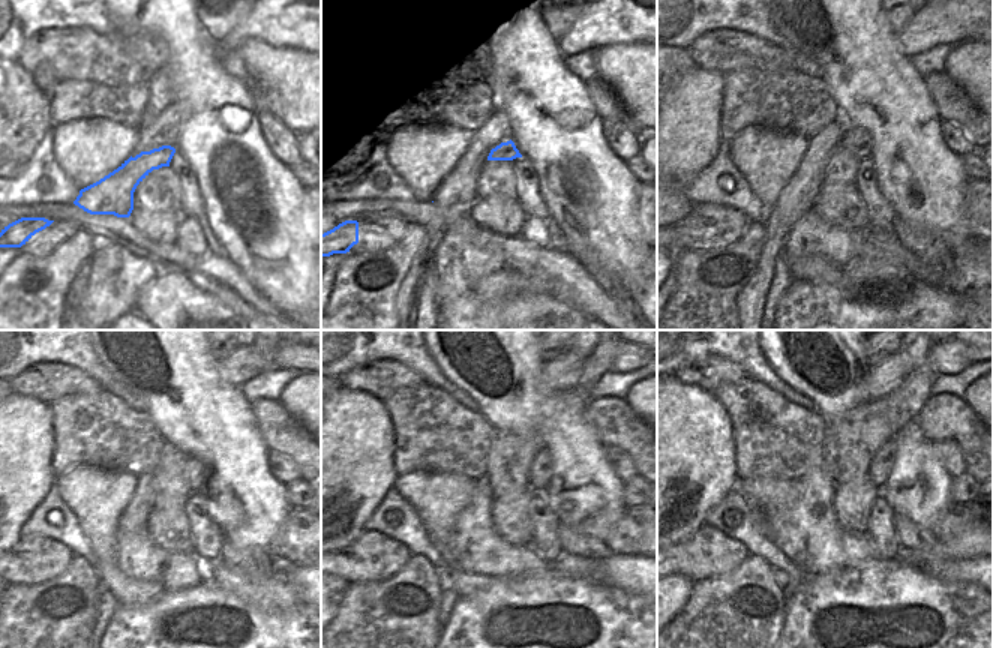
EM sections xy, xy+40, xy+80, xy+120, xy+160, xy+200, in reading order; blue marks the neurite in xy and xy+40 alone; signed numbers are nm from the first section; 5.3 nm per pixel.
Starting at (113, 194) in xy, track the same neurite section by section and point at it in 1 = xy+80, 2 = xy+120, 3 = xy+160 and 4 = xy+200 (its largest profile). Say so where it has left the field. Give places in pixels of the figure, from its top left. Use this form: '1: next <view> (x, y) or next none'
1: next xy+80 (857, 140)
2: next xy+120 (195, 473)
3: next xy+160 (542, 465)
4: next xy+200 (879, 468)

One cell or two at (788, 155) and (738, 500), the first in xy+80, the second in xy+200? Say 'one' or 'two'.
two

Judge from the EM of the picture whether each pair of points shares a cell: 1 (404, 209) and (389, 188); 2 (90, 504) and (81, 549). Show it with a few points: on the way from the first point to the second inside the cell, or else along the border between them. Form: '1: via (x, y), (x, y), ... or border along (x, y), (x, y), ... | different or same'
1: border along (360, 198), (414, 200) | different
2: border along (66, 506), (90, 543), (95, 561) | different

